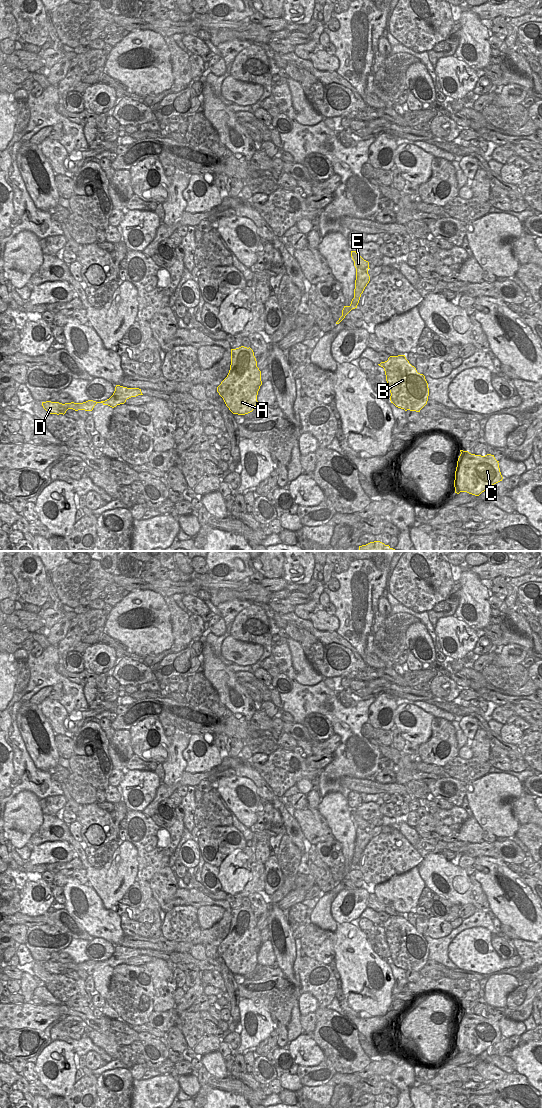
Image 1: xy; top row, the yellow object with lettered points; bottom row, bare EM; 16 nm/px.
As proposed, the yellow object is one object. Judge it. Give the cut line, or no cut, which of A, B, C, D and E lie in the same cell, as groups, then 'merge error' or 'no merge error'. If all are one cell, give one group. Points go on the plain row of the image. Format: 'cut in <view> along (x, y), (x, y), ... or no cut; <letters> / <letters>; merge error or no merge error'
cut in xy along (353, 858), (355, 862), (358, 861); A D / B C E; merge error

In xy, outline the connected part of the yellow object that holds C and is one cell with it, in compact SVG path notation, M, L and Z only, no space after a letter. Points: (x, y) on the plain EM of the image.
M463 1010L460 1012L455 1031L455 1053L467 1052L479 1056L489 1046L502 1041L499 1021L494 1015L481 1016Z

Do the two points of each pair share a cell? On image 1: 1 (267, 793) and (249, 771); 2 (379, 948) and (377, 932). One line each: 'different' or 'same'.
1: same
2: same

